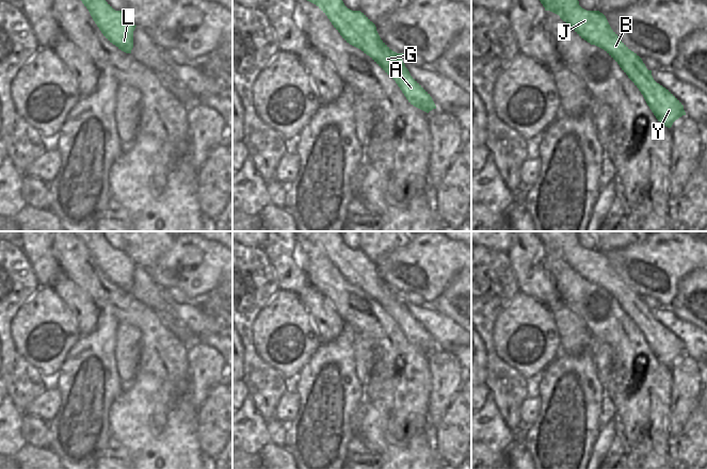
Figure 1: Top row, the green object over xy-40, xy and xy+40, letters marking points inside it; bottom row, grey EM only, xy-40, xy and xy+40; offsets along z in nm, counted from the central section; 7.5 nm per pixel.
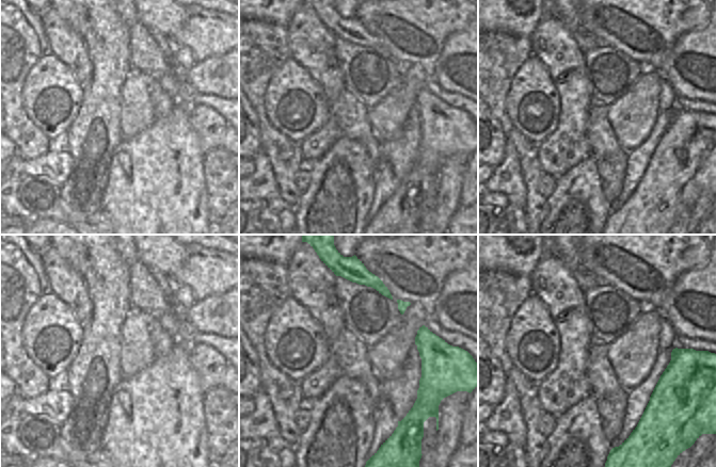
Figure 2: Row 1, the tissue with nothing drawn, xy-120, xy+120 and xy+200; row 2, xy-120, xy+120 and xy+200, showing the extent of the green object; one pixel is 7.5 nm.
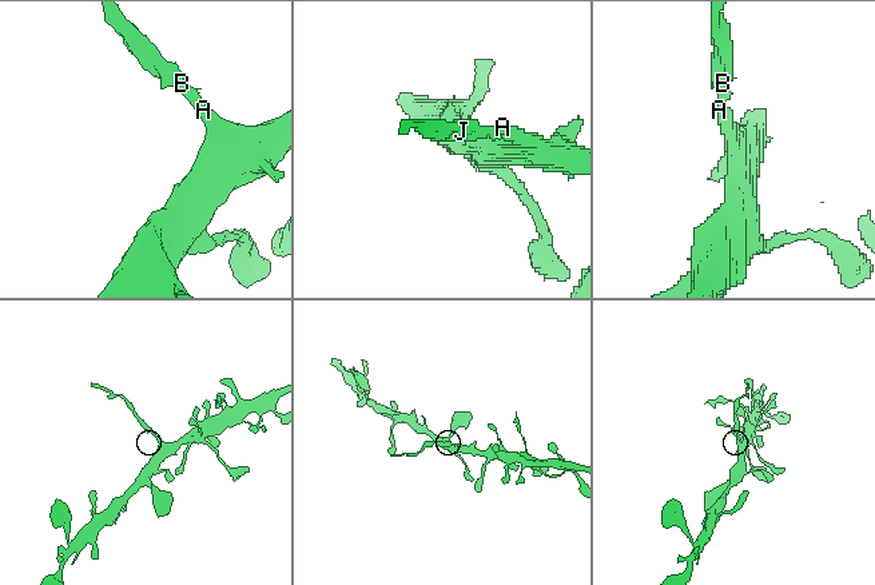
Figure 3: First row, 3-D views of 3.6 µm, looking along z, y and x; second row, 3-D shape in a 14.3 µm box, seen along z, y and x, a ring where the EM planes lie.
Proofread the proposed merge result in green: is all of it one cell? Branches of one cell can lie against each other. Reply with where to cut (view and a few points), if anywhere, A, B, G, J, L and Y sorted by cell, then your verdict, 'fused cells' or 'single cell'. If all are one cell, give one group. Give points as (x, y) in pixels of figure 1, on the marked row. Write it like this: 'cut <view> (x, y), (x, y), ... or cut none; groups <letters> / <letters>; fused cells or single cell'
cut xy+40 (645, 67), (641, 69), (635, 68), (630, 79); groups A Y / B G J L; fused cells

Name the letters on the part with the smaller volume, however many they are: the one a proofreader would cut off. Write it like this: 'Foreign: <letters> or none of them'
Foreign: B, G, J, L

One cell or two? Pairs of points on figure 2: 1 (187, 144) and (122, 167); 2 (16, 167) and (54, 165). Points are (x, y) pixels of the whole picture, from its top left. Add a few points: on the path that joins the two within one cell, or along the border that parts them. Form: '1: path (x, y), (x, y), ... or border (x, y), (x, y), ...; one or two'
1: path (171, 154), (160, 164), (138, 164); one
2: path (26, 166), (45, 165); one

